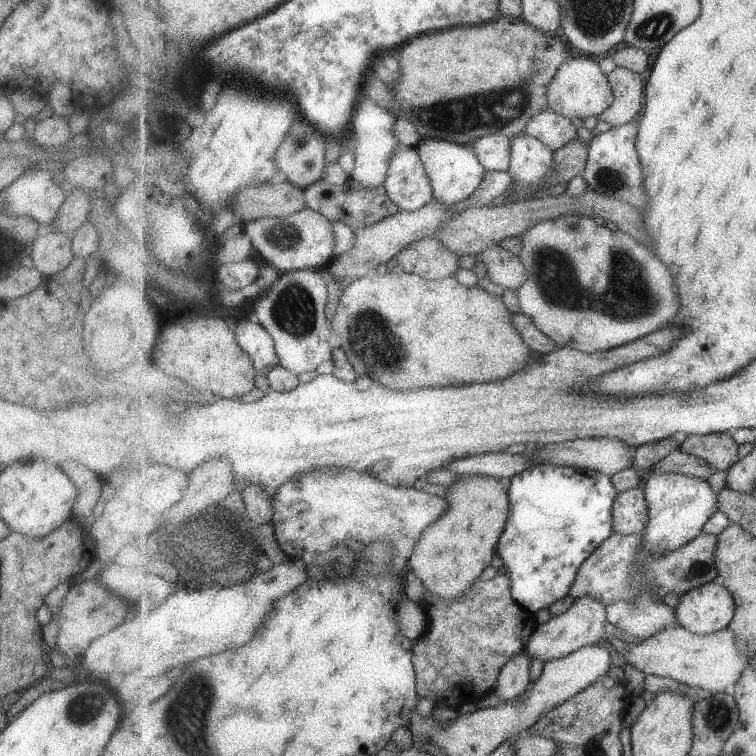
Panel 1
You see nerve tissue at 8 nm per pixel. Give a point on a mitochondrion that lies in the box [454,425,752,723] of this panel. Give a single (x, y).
(698, 569)

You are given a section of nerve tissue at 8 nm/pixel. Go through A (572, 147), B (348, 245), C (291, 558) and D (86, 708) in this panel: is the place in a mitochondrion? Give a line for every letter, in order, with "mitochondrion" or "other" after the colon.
A: other
B: other
C: other
D: mitochondrion

